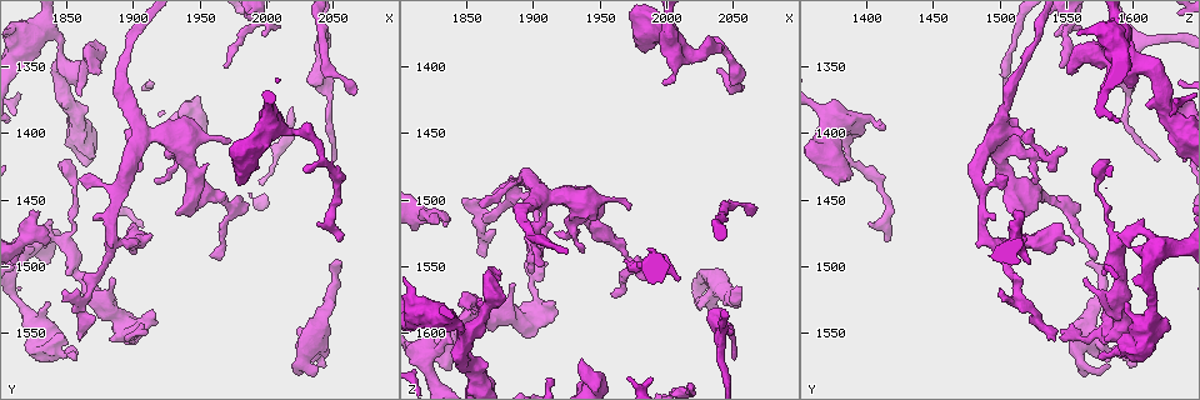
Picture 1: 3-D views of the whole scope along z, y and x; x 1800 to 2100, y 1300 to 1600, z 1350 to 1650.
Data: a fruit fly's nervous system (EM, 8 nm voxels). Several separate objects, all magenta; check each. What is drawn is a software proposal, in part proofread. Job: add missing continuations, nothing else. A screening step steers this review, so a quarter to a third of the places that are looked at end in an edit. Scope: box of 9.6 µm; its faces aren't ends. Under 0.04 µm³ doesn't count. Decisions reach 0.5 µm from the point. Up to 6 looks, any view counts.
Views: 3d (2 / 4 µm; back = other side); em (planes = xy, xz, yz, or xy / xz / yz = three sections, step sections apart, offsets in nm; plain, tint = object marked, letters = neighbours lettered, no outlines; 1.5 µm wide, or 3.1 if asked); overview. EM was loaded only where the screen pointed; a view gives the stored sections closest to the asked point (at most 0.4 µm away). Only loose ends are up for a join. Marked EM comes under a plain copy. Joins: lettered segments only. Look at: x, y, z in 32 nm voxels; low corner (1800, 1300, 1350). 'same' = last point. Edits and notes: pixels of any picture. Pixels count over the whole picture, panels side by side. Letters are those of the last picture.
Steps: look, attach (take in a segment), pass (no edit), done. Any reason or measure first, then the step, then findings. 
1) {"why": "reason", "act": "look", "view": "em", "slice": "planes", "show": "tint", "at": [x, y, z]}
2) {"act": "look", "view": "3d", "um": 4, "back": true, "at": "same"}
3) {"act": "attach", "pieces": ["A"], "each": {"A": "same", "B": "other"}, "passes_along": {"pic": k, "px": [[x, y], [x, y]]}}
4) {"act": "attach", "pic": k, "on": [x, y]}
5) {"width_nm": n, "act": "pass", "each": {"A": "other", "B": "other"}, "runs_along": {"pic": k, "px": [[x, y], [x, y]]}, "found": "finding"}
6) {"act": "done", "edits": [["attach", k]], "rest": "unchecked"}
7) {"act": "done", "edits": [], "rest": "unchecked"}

{"why": "an open end", "act": "look", "view": "em", "slice": "planes", "show": "letters", "at": [2022, 1546, 1582]}

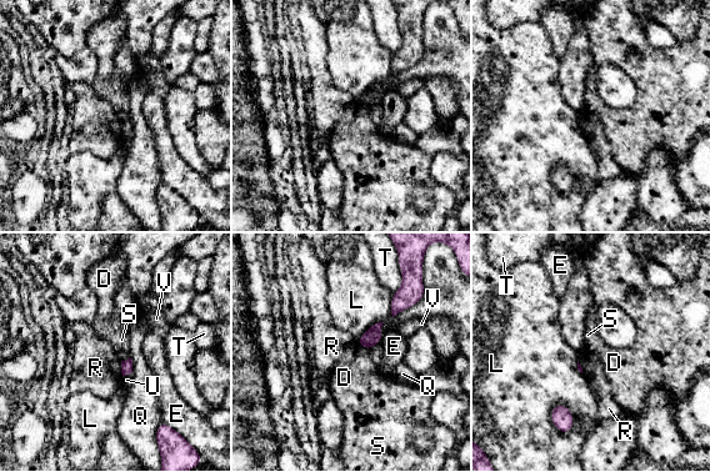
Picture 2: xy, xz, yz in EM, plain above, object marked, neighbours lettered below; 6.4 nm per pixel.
{"act": "pass", "each": {"D": "other", "E": "other", "L": "other", "Q": "other", "R": "other", "S": "other", "T": "other", "U": "other", "V": "other"}, "border": {"pic": 2, "px": [[120, 361], [123, 376]]}, "found": "none of them fits"}

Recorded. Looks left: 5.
{"why": "free end", "act": "look", "view": "3d", "um": 4, "at": [2038, 1468, 1402]}

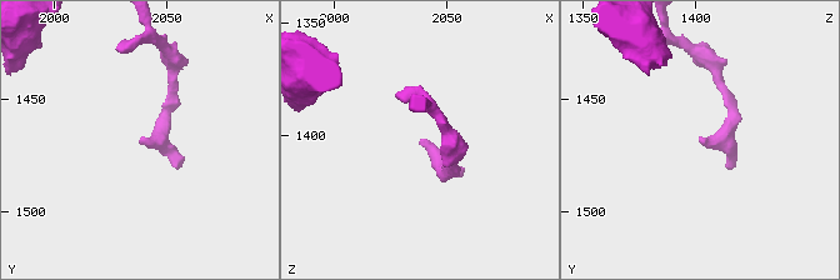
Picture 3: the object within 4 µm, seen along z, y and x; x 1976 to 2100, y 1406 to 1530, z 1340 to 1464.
{"why": "need the tissue", "act": "look", "view": "em", "slice": "yz", "step": 4, "show": "tint", "at": [2038, 1470, 1403]}

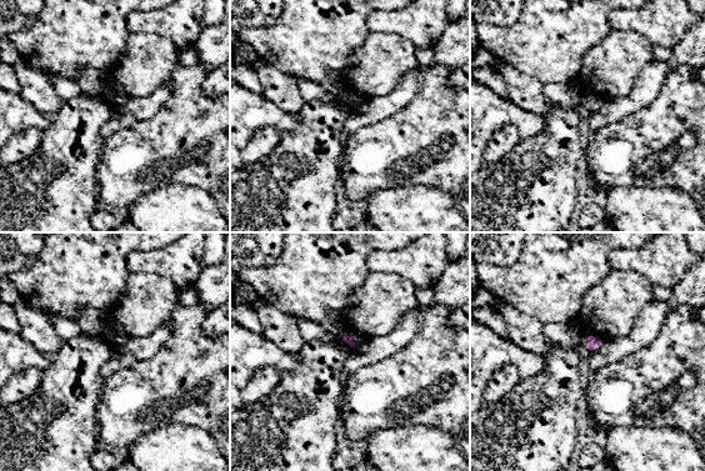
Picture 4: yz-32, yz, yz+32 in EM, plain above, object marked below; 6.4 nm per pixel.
{"why": "another direction", "act": "look", "view": "em", "slice": "planes", "show": "letters", "at": "same"}

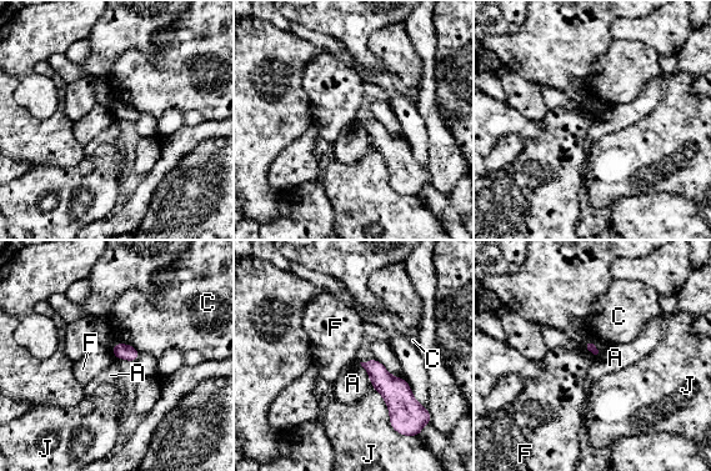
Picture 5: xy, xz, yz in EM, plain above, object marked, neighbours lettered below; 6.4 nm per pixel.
{"act": "pass", "each": {"A": "other", "C": "other", "F": "other", "J": "other"}, "border": {"pic": 5, "px": [[586, 344], [586, 347], [595, 357]]}, "found": "none of them fits"}

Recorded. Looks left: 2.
{"why": "branch stops here", "act": "look", "view": "em", "slice": "planes", "show": "tint", "at": [2050, 1422, 1620]}

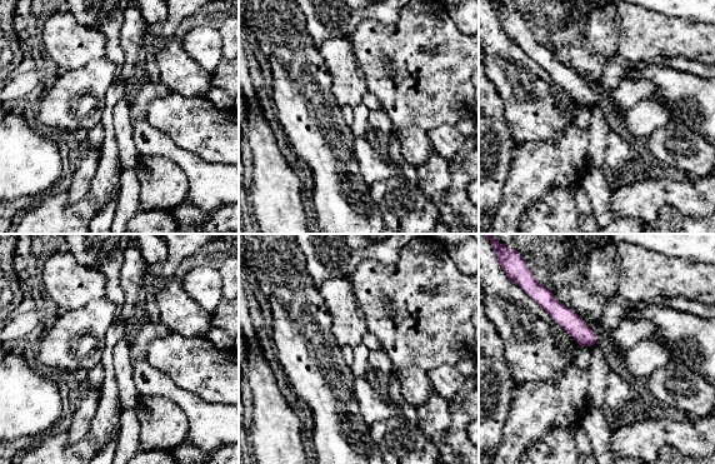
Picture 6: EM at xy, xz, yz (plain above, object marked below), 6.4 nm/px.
{"why": "what lies round it", "act": "look", "view": "em", "slice": "planes", "show": "letters", "at": "same"}

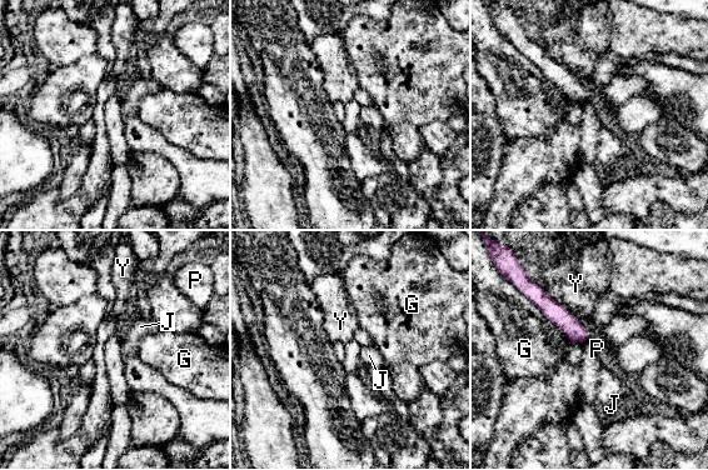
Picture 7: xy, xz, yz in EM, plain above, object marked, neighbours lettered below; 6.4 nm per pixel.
{"act": "pass", "each": {"G": "other", "J": "other", "P": "other", "Y": "other"}, "border": {"pic": 7, "px": [[589, 336], [582, 344]]}, "found": "none of them fits"}

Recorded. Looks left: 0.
{"act": "done", "edits": [], "rest": "unchecked"}

